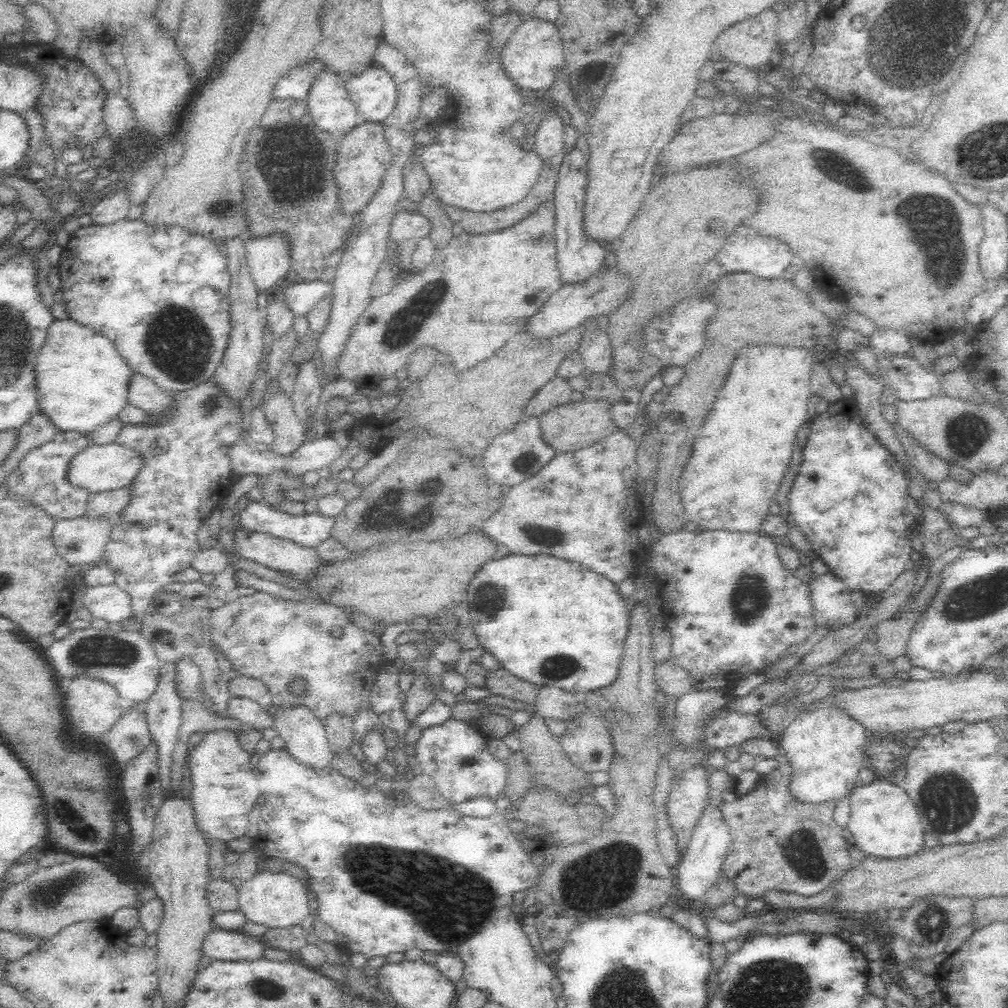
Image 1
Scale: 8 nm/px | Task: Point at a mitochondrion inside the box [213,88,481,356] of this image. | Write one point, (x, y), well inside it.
(404, 324)

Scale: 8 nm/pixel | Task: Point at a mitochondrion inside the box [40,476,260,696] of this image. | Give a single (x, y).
(98, 650)

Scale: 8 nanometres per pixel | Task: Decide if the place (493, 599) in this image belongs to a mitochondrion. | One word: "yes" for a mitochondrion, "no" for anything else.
yes

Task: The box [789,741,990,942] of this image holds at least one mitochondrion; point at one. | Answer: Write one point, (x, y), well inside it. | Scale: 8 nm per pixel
(947, 800)

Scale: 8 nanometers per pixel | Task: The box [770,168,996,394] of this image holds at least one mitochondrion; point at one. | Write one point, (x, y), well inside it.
(931, 221)

